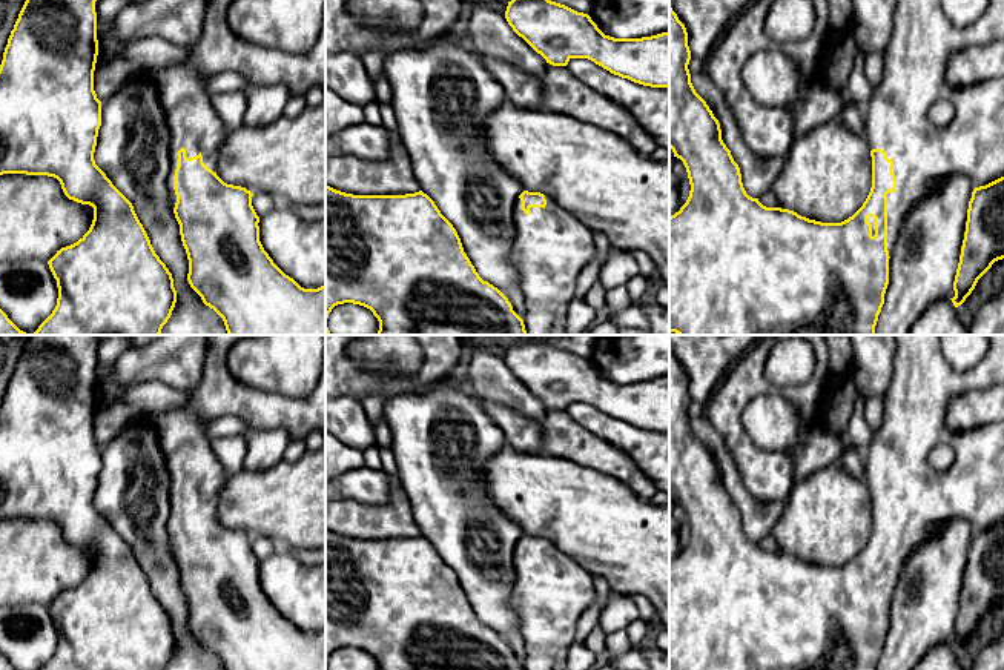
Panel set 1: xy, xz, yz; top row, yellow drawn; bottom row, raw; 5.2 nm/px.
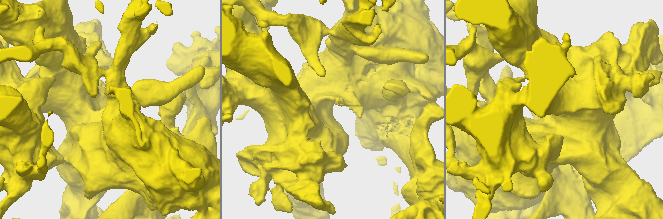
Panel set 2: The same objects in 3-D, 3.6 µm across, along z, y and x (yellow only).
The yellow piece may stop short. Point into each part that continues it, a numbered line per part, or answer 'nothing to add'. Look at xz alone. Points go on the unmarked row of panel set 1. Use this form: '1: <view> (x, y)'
1: xz (347, 658)

